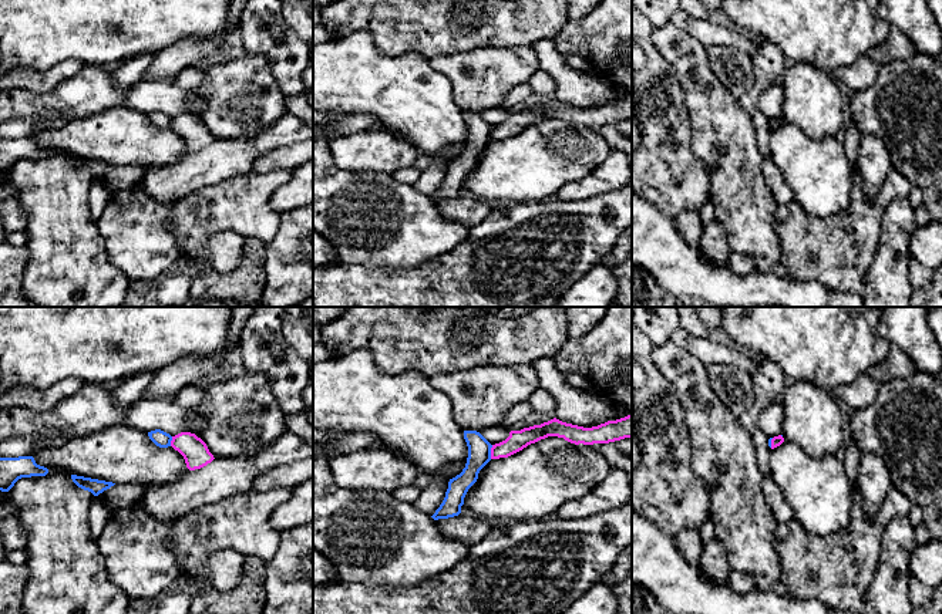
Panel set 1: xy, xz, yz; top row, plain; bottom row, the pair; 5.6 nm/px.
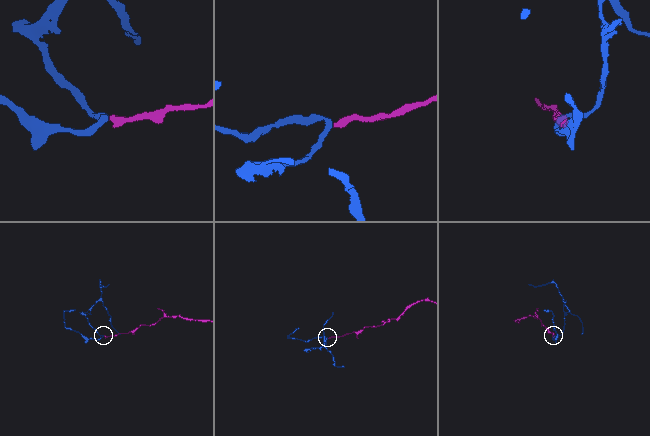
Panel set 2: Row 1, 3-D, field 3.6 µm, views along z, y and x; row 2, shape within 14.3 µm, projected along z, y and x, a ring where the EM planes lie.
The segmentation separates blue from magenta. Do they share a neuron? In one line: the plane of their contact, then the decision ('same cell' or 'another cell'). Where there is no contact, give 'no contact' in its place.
xz | another cell

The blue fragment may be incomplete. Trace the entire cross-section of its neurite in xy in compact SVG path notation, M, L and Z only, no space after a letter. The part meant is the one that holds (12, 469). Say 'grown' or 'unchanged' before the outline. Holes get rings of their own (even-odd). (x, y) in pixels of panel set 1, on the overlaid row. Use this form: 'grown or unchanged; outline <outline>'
unchanged; outline M33 456L0 458L0 490L9 492L21 478L46 476L48 469L36 463Z

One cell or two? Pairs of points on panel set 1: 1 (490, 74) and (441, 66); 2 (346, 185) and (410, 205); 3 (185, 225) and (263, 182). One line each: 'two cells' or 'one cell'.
1: one cell
2: one cell
3: one cell

